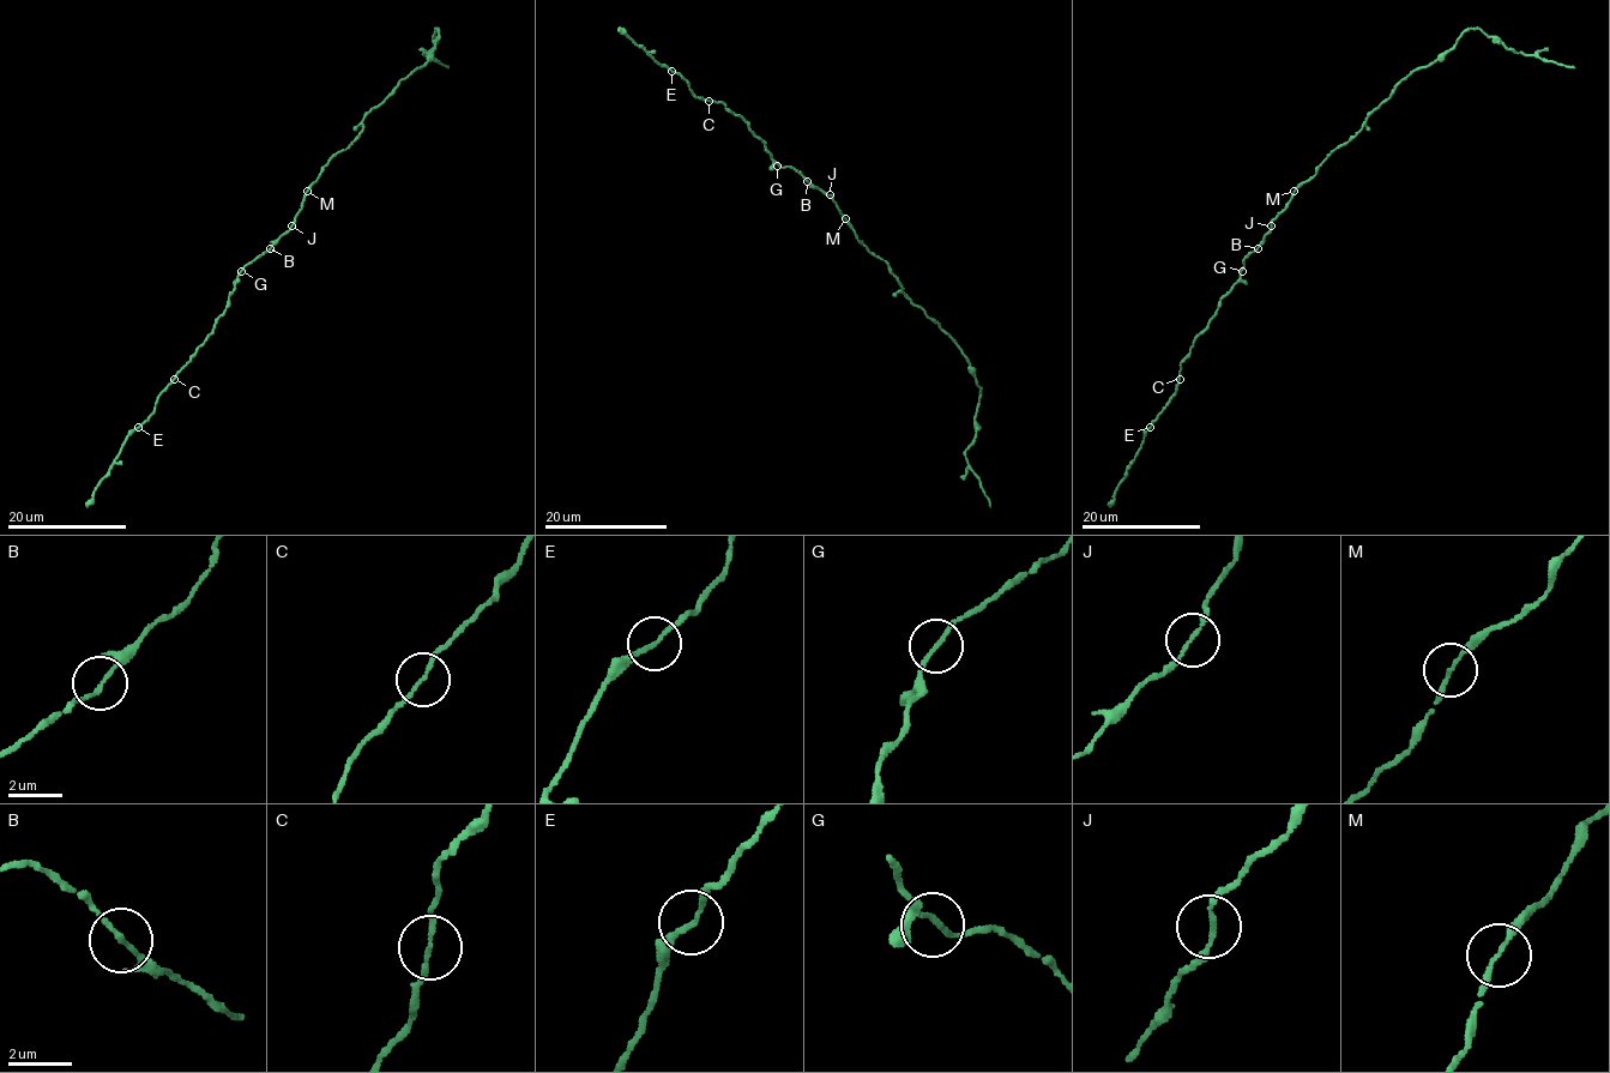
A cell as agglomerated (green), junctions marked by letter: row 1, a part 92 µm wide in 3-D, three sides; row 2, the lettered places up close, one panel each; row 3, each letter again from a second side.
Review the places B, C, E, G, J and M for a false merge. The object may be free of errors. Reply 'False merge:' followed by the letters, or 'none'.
False merge: none

